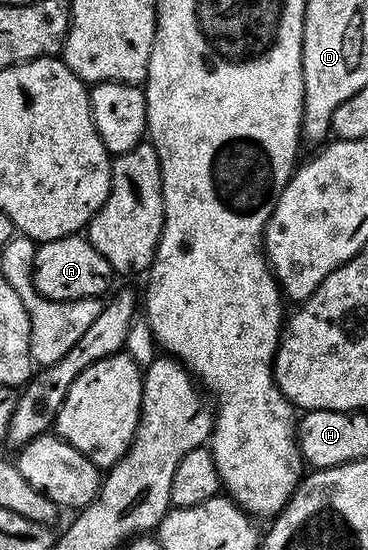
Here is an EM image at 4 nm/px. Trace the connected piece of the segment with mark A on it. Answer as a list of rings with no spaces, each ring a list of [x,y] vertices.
[[[81,234],[37,244],[34,253],[34,284],[44,297],[61,300],[96,299],[111,290],[110,278],[112,272],[108,261],[104,261],[104,257],[100,257],[100,253],[96,253],[90,244],[89,238]]]

